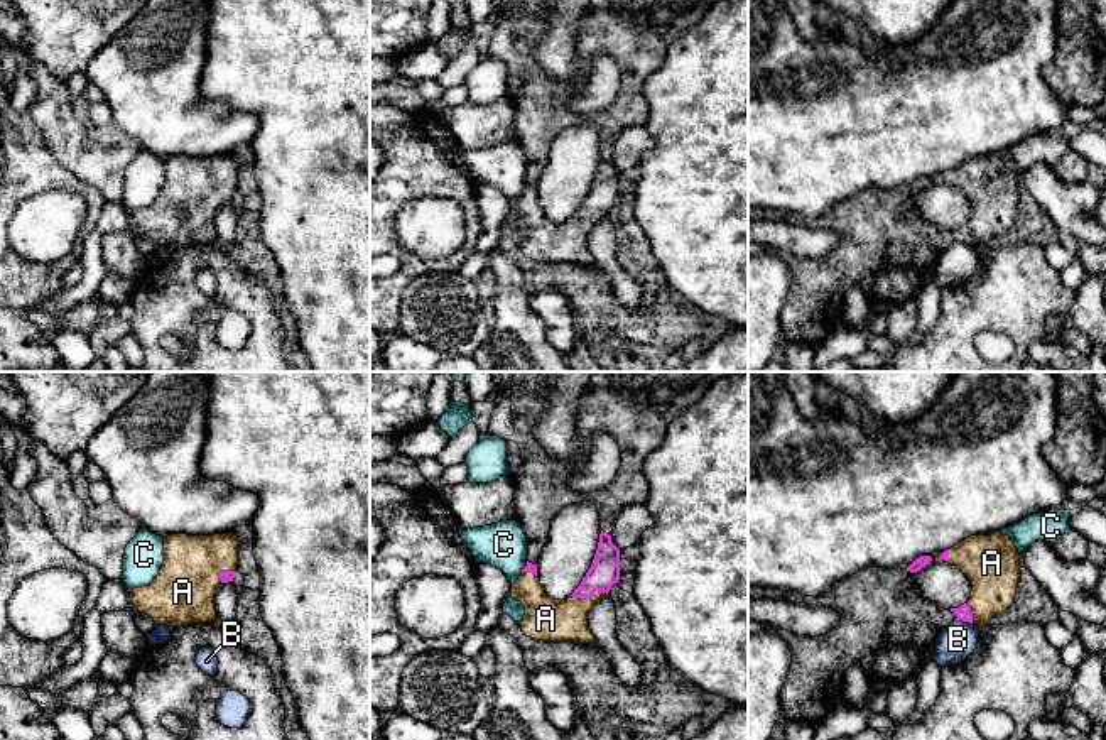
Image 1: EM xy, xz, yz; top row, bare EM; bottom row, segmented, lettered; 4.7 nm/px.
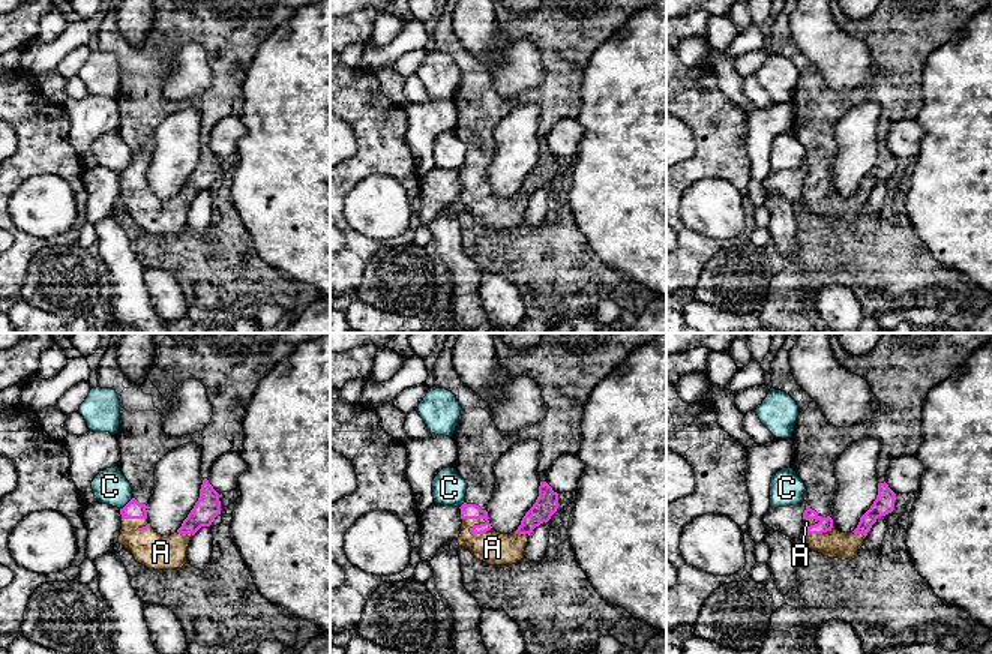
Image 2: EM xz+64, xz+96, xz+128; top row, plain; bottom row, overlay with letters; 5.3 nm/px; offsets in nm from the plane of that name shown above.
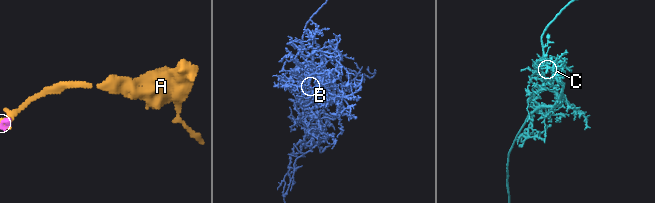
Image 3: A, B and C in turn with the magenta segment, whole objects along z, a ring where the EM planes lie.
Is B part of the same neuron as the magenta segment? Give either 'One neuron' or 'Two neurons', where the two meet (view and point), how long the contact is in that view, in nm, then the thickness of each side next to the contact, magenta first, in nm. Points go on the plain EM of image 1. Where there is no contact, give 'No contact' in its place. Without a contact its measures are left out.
Two neurons. Touches magenta at yz (965, 242). Shared border 80 nm. Thickness 70 nm (magenta) against 170 nm

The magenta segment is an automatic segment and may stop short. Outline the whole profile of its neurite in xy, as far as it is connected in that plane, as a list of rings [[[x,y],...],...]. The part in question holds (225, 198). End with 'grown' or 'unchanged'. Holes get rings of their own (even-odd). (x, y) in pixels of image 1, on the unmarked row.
[[[233,154],[164,159],[159,196],[150,206],[130,211],[135,230],[167,248],[214,242],[214,215],[235,199],[238,166]]]; grown

